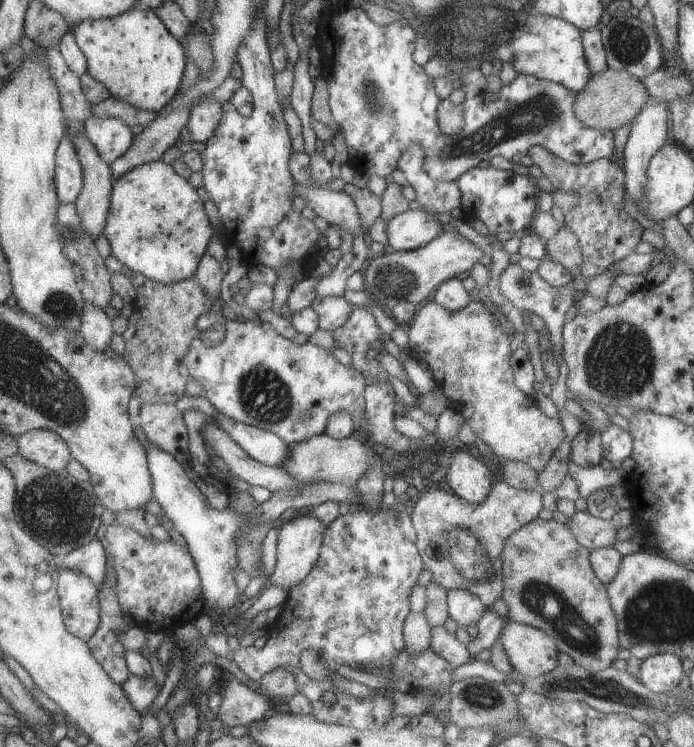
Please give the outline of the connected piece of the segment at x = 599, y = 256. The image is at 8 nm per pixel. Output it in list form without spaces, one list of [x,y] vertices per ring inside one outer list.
[[[532,145],[526,152],[532,164],[536,164],[554,189],[563,192],[572,192],[578,196],[573,208],[563,212],[564,225],[577,237],[582,252],[581,274],[571,280],[576,288],[574,306],[585,291],[583,279],[593,278],[607,268],[613,266],[615,261],[631,254],[635,246],[641,241],[643,227],[631,218],[623,208],[624,172],[620,161],[602,158],[590,163],[569,164],[555,156],[542,146]]]

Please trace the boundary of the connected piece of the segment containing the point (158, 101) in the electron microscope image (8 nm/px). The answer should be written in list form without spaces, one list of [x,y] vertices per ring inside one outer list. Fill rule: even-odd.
[[[132,8],[119,16],[85,19],[74,27],[73,33],[88,58],[88,73],[105,84],[114,97],[129,101],[139,108],[159,112],[181,90],[189,58],[186,44],[168,29],[155,9]]]

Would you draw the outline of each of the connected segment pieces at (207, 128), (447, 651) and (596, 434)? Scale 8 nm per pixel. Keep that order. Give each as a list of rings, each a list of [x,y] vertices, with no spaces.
[[[204,99],[193,106],[188,127],[192,138],[206,143],[214,134],[223,116],[224,106],[213,99]]]
[[[445,626],[432,627],[430,647],[443,655],[453,666],[463,666],[473,660],[467,644],[457,640],[455,633],[449,632]]]
[[[581,429],[570,440],[570,460],[579,466],[579,468],[599,465],[602,457],[600,431]]]

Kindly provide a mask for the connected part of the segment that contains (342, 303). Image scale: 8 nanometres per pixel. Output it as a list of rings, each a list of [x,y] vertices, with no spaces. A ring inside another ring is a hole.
[[[342,296],[338,298],[317,298],[315,310],[319,313],[319,329],[332,333],[341,328],[351,317],[355,305]]]

